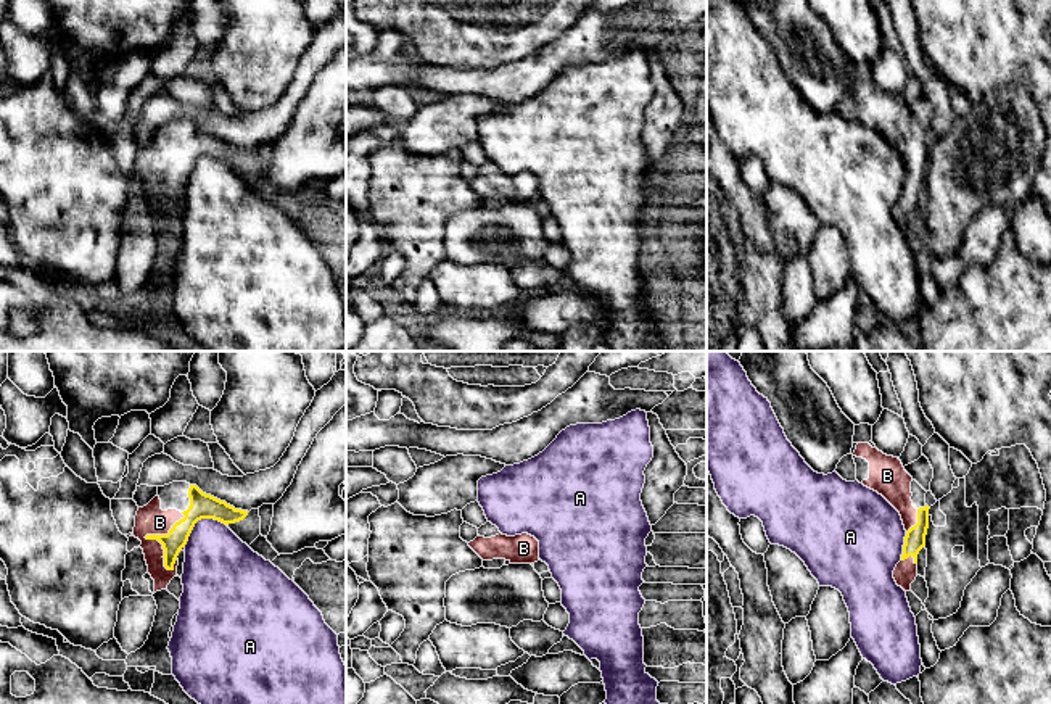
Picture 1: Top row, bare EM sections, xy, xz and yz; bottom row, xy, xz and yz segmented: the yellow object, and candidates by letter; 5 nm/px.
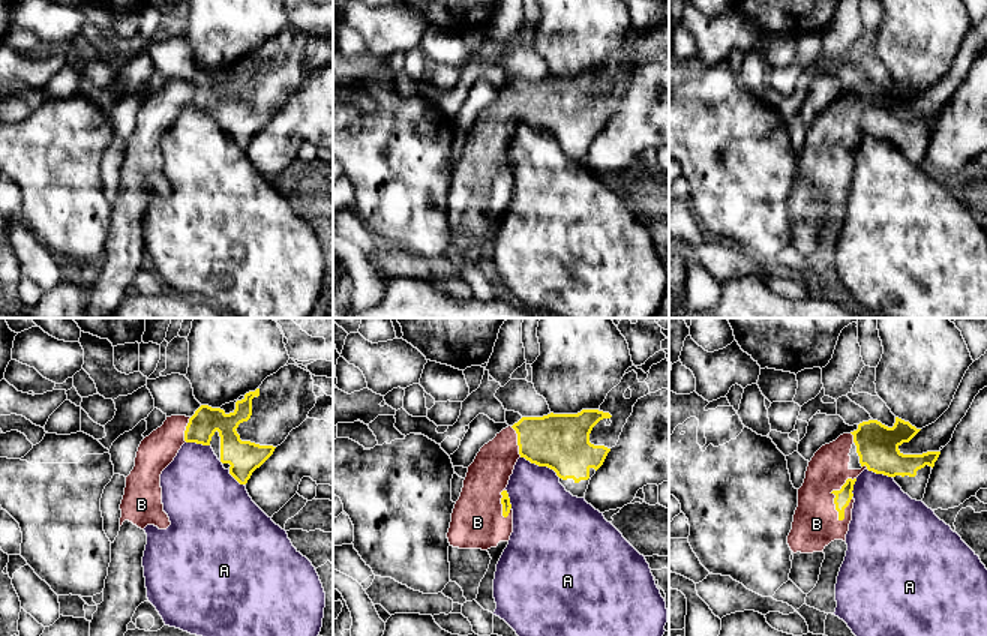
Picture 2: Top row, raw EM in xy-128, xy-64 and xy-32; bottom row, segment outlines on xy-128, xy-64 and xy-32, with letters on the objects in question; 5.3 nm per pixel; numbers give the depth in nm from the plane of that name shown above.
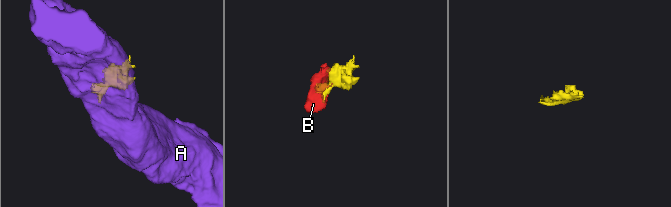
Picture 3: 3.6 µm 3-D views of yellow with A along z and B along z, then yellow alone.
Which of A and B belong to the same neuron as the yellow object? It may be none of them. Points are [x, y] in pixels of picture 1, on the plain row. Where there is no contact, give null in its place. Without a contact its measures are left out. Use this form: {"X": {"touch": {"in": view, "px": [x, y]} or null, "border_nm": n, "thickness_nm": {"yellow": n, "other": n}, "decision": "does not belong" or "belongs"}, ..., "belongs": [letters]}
{"A": {"touch": {"in": "xy", "px": [200, 158]}, "border_nm": 240, "thickness_nm": {"yellow": 130, "other": 340}, "decision": "does not belong"}, "B": {"touch": {"in": "xy", "px": [145, 176]}, "border_nm": 300, "thickness_nm": {"yellow": 110, "other": 120}, "decision": "belongs"}, "belongs": ["B"]}

